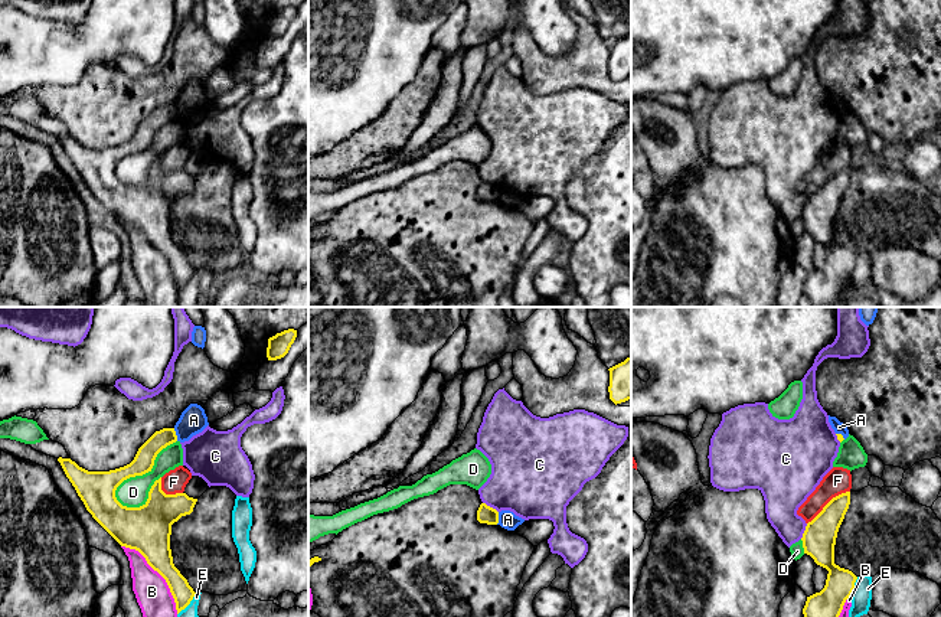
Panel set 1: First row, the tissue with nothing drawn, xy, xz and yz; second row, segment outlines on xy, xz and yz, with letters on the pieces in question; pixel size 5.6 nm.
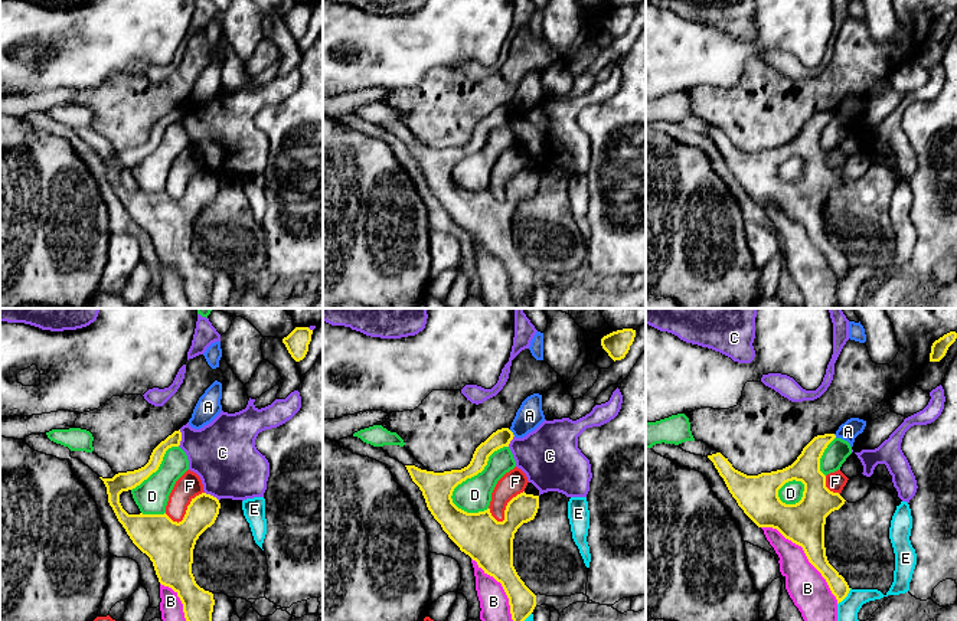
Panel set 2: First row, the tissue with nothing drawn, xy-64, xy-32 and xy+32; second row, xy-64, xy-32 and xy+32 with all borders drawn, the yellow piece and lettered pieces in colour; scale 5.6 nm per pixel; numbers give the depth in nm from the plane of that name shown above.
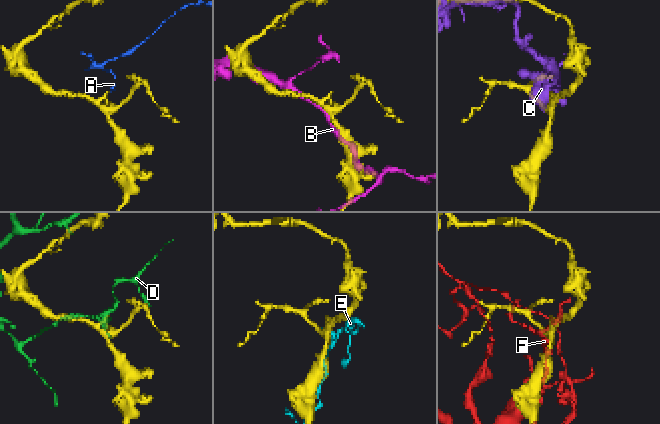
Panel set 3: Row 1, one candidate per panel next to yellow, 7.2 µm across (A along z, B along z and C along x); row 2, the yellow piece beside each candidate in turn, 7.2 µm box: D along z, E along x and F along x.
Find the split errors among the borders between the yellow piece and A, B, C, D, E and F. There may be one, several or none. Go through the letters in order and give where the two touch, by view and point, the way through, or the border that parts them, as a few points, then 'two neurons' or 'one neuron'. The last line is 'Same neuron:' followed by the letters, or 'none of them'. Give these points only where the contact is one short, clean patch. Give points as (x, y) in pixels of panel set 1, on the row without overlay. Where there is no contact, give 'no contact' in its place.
A: meets yellow in xy at (175, 111); border along xy (173, 105), (177, 117); two neurons
B: meets yellow in xy at (159, 250); two neurons
C: meets yellow in xz at (489, 183); two neurons
D: meets yellow in xy at (140, 152); two neurons
E: meets yellow in xy at (188, 281); two neurons
F: meets yellow in yz at (827, 180); two neurons
Same neuron: none of them

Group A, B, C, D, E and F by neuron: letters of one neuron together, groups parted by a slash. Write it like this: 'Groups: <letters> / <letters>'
Groups: A / B / C / D / E / F

